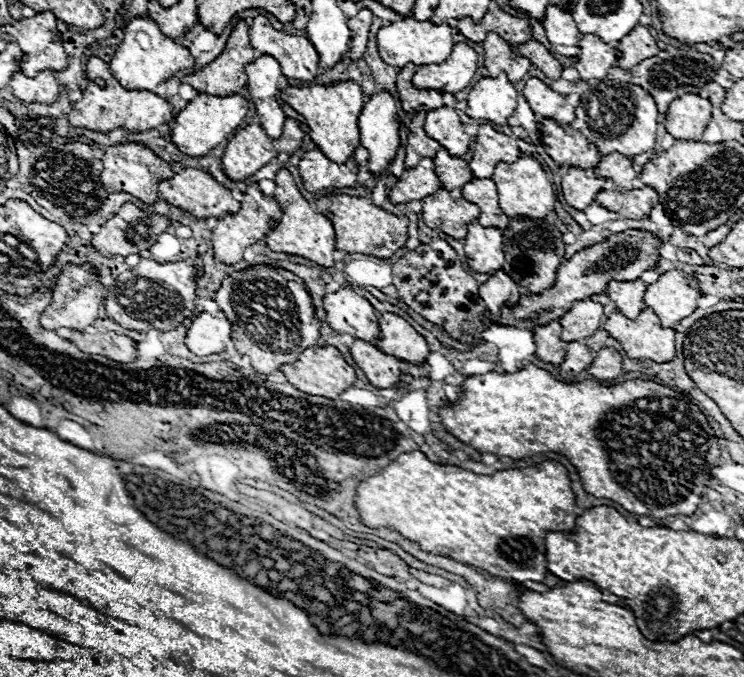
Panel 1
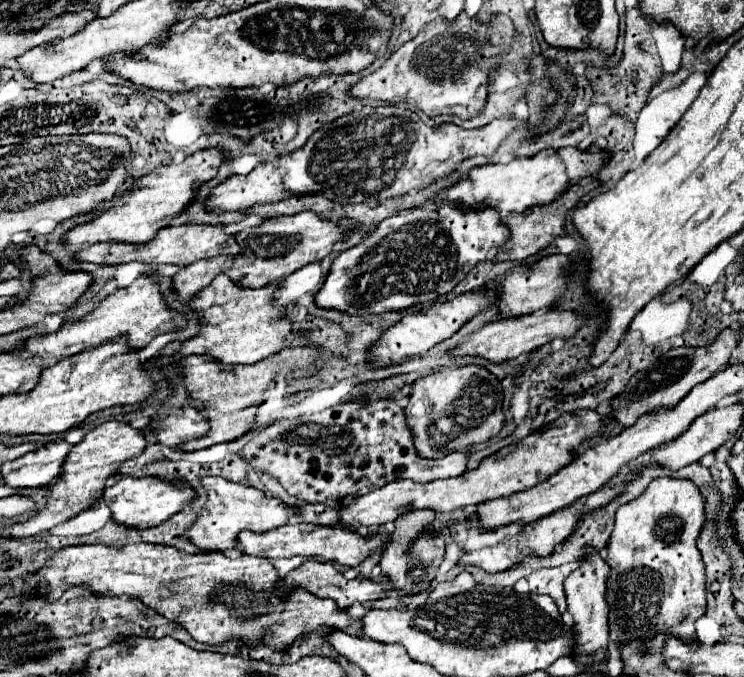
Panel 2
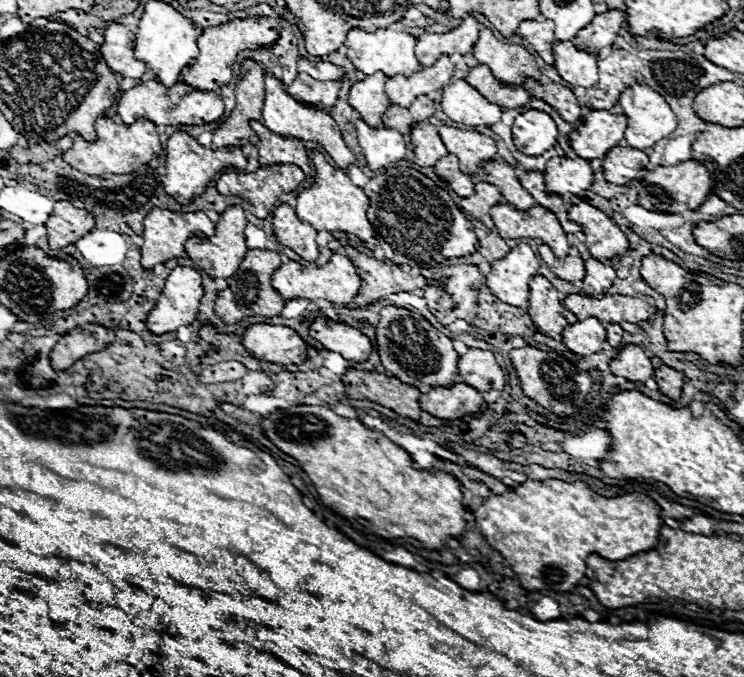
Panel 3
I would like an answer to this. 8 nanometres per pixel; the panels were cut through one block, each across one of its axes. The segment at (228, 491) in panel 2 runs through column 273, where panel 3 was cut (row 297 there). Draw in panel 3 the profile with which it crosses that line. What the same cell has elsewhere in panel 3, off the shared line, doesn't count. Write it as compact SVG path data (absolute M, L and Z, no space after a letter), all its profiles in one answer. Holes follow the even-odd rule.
M518 244L504 258L492 264L488 276L488 288L500 300L512 306L526 308L528 304L528 280L538 274L540 260L528 244Z

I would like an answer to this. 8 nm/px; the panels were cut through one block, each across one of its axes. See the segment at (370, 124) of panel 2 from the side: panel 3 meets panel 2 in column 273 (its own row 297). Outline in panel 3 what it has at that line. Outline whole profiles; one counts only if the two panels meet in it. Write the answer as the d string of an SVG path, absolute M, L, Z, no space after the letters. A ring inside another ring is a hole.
M176 266L166 278L156 306L148 314L148 330L162 336L180 326L190 326L196 320L202 296L204 288L200 272L188 266Z

